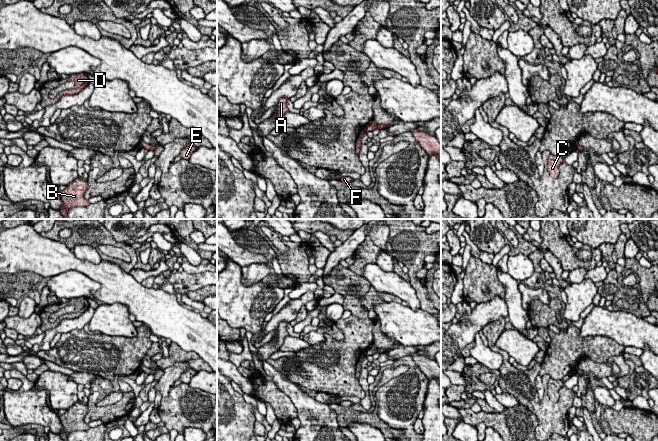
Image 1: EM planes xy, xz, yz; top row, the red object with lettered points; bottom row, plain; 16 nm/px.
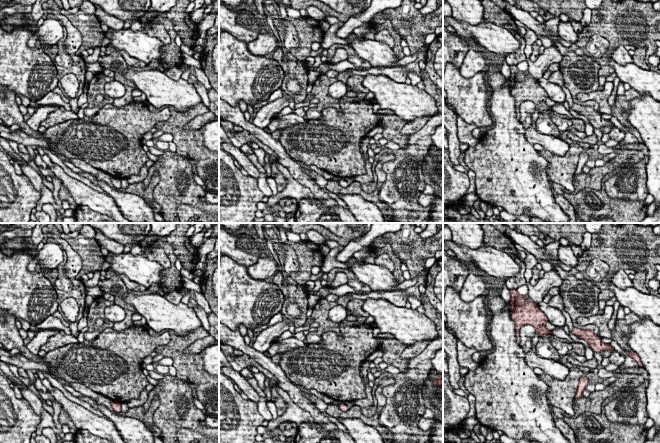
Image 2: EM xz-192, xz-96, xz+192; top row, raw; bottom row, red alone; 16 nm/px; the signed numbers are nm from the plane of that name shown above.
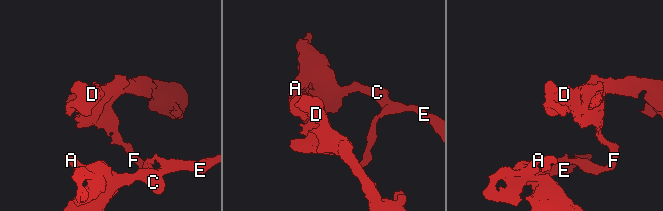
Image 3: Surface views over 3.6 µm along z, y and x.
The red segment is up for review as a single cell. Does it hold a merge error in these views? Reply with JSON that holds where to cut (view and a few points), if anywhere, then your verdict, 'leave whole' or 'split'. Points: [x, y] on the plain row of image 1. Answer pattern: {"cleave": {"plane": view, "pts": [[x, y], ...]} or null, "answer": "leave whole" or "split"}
{"cleave": {"plane": "xz", "pts": [[363, 354], [365, 356]]}, "answer": "split"}

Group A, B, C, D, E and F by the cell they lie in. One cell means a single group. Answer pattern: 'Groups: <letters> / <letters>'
Groups: A B C E / D F

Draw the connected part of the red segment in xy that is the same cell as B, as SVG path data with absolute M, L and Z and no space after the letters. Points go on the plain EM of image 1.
M78 401L73 406L69 407L63 415L59 416L63 427L59 435L63 441L68 441L67 436L72 431L85 431L90 429L89 424L84 421L87 413L88 405Z

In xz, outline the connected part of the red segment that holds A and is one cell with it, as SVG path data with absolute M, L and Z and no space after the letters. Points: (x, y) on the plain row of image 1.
M283 321L278 326L278 338L275 341L275 344L279 347L283 344L285 337L288 336L288 332L286 329L287 324L288 322Z

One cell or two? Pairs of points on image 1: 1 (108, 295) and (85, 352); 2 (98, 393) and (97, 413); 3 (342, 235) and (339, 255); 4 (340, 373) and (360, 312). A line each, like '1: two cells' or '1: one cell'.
1: two cells
2: one cell
3: two cells
4: two cells

